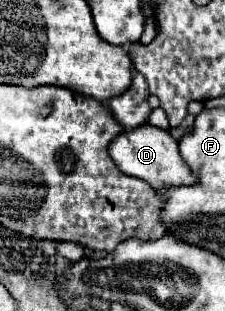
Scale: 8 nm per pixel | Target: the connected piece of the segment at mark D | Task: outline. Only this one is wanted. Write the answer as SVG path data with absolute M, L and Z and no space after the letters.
M139 126L121 132L109 144L109 156L121 170L125 170L125 174L149 182L157 194L161 194L167 188L197 184L195 174L189 170L189 166L179 154L179 142L167 130L161 130L157 126Z

